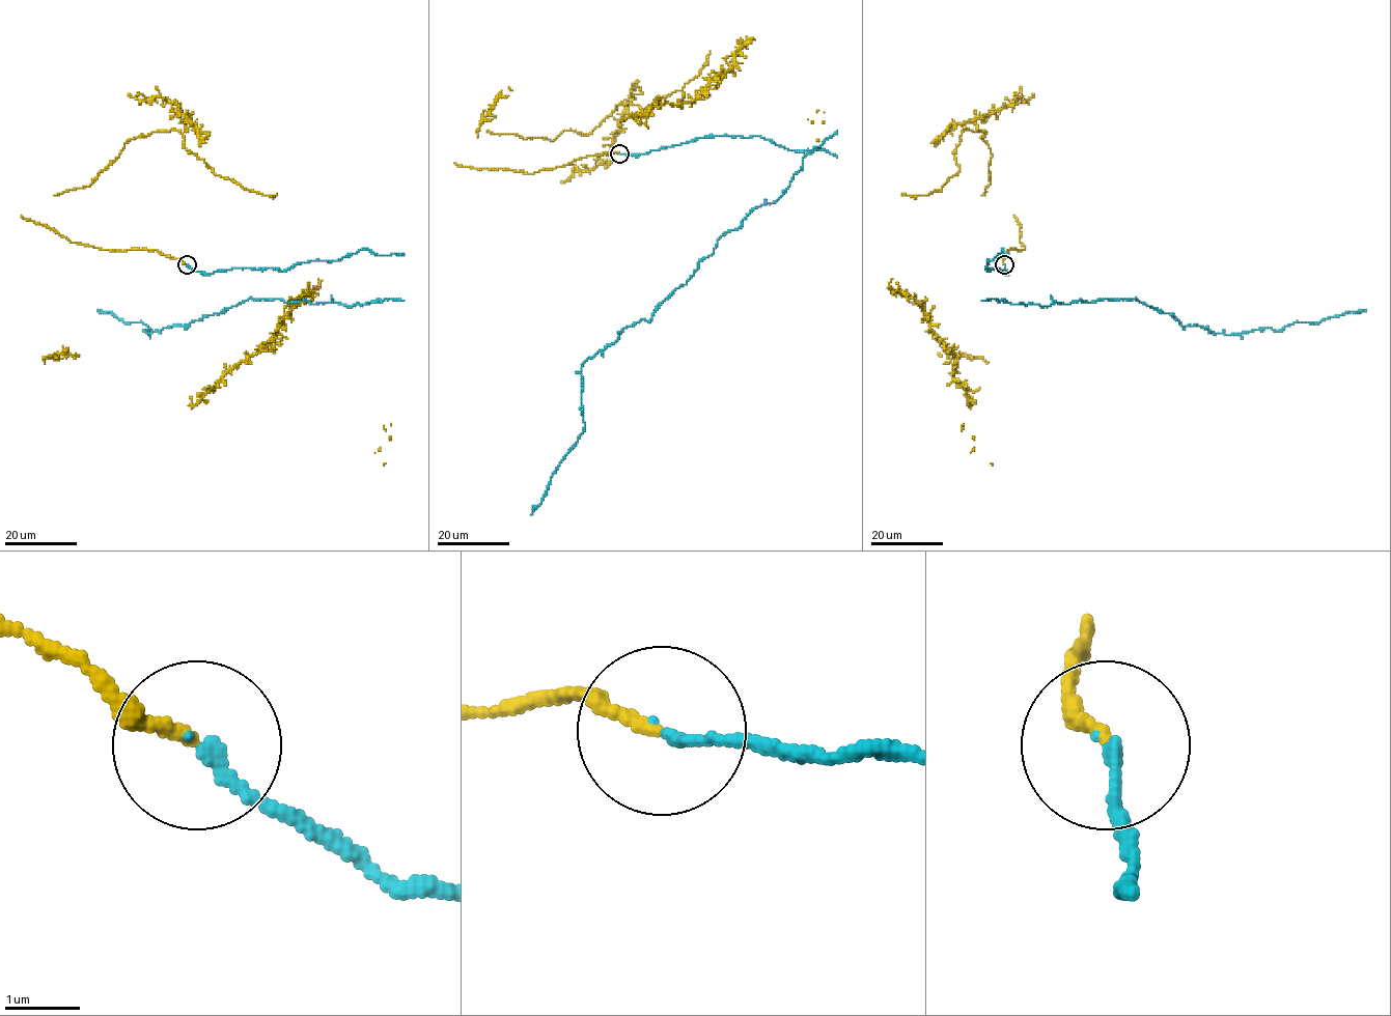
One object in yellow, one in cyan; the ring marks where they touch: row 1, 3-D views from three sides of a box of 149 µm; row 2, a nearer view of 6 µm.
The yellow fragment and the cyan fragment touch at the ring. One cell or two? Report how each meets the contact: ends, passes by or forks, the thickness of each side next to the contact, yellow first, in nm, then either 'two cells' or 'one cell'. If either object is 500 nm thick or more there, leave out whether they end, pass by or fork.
yellow ends there; cyan ends there; 150 nm thick on the yellow side, 160 nm on the other; one cell

